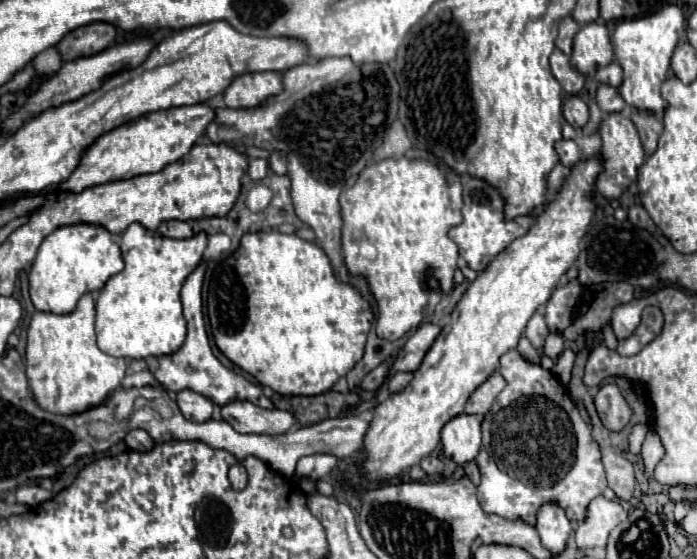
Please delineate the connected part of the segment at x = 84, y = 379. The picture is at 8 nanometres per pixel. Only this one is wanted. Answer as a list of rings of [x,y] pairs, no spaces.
[[[85,292],[77,308],[69,314],[53,314],[53,312],[35,312],[31,316],[31,324],[27,330],[27,378],[29,386],[35,394],[35,400],[41,408],[53,414],[73,414],[91,408],[93,404],[101,404],[109,392],[121,386],[125,376],[125,358],[117,358],[105,354],[97,348],[95,342],[95,300],[91,292]]]

